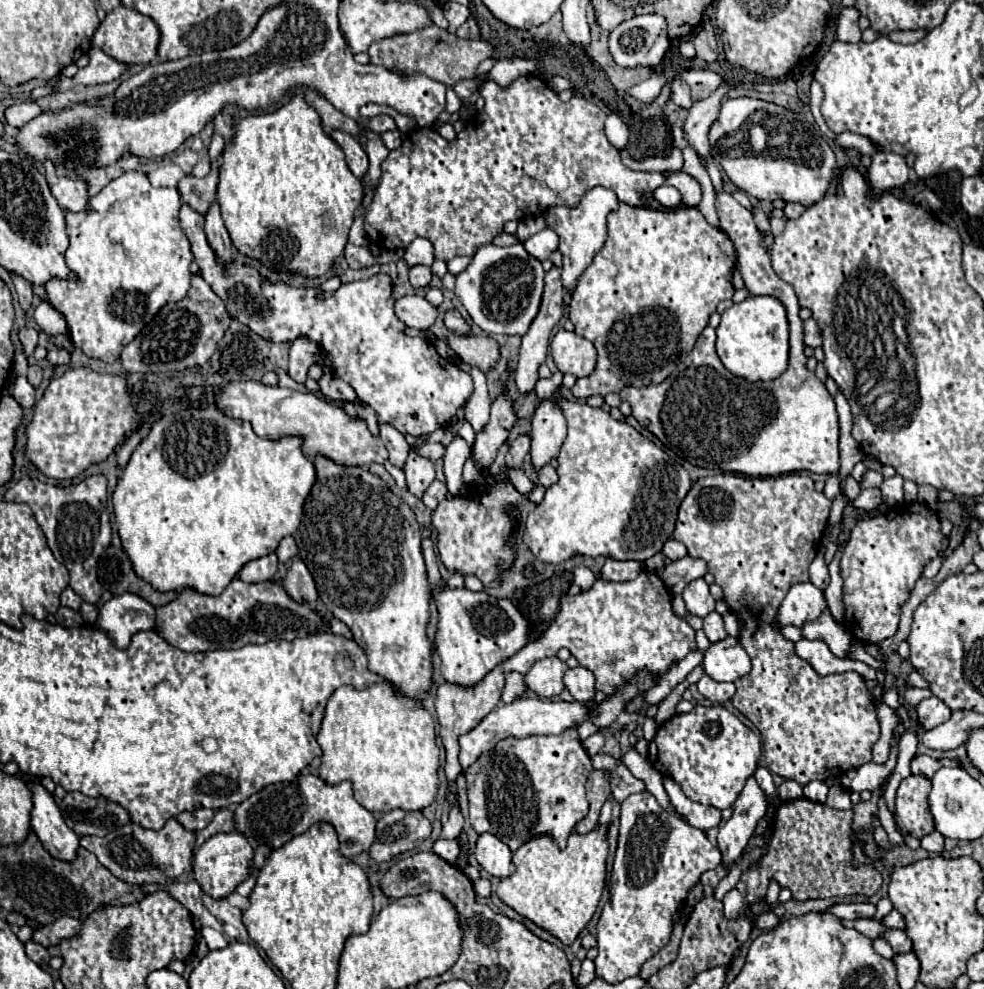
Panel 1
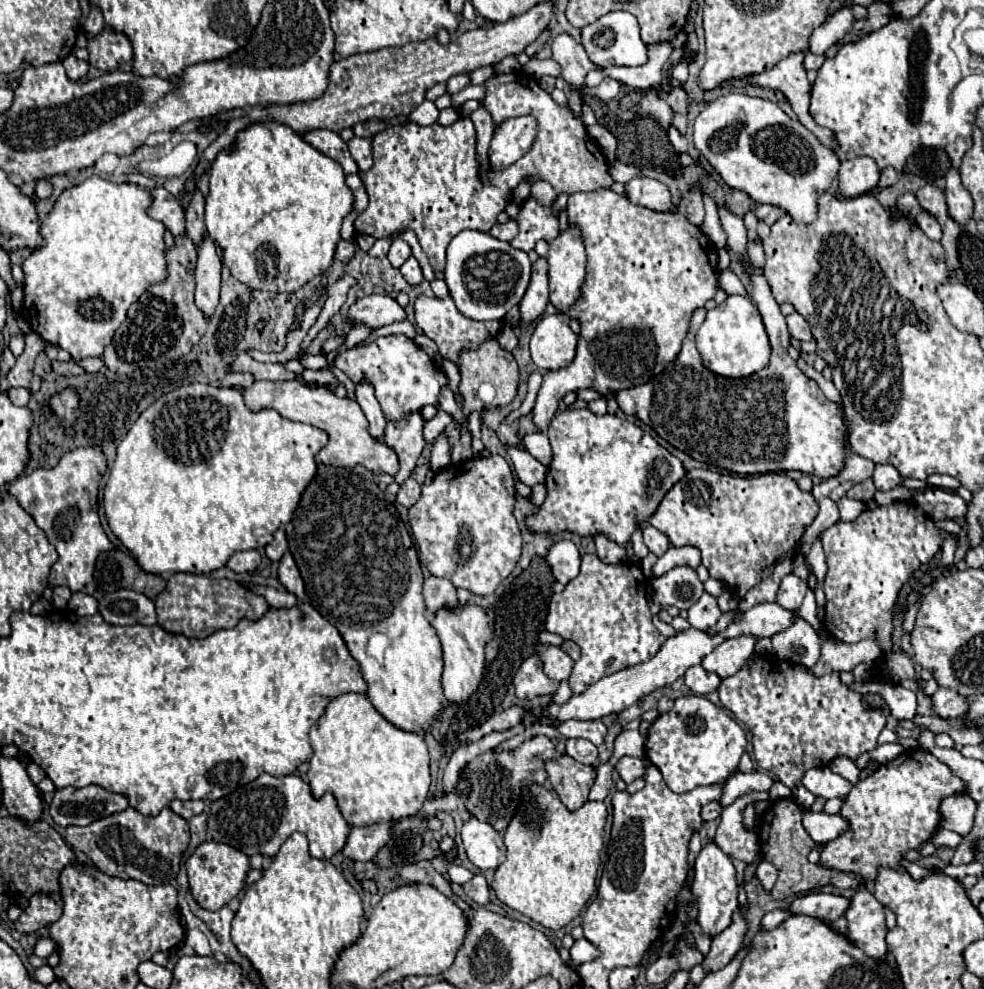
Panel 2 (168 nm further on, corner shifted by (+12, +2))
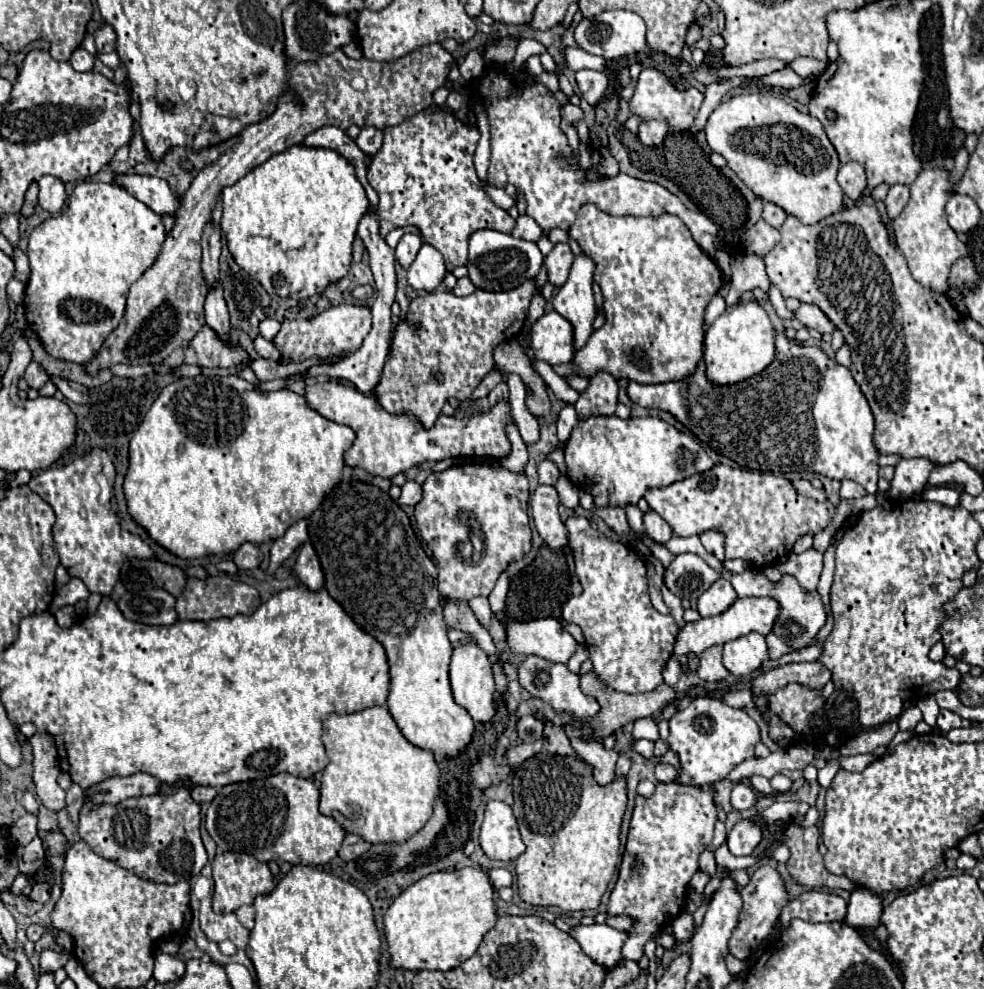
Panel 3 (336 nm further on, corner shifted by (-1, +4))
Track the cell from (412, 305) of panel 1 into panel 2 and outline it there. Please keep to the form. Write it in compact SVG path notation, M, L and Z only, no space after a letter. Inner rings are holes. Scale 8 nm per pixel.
M381 293L381 295L369 295L363 299L357 299L351 305L347 319L353 321L355 325L365 323L365 325L377 329L383 325L405 321L407 313L391 295Z

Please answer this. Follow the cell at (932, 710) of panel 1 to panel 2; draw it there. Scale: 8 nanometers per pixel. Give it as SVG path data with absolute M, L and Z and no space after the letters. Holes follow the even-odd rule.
M937 689L935 695L931 695L931 709L941 719L957 719L967 711L967 701L955 691L949 689Z

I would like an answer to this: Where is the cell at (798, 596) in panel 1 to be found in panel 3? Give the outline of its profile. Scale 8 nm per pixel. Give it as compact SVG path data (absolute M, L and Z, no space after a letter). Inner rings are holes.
M814 547L802 551L802 553L788 553L788 557L784 557L784 561L778 563L778 569L782 573L790 573L794 575L804 591L814 591L822 573L822 557L824 553L816 551Z

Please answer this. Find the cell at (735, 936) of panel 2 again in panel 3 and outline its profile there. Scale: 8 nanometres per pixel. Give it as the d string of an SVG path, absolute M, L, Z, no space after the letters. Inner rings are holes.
M762 865L750 875L750 881L740 891L740 897L742 897L742 911L740 911L736 929L732 931L728 945L730 945L730 953L736 959L748 959L752 955L752 951L772 933L782 907L788 903L788 891L786 891L784 879L780 877L778 871L772 865Z

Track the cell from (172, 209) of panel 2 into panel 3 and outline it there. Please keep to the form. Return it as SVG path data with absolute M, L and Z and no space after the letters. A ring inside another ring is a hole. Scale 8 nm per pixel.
M118 173L114 177L114 185L128 189L128 193L132 193L138 201L148 205L158 215L164 215L164 213L174 215L176 209L180 207L176 195L172 193L170 185L164 179Z

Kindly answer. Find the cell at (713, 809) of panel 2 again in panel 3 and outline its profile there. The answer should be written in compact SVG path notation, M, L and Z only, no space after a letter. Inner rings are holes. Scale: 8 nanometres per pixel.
M738 783L734 789L732 789L732 809L738 809L738 811L742 811L742 809L750 809L750 807L754 807L756 805L756 801L758 801L758 797L756 797L756 791L750 787L750 785L746 785L746 783Z

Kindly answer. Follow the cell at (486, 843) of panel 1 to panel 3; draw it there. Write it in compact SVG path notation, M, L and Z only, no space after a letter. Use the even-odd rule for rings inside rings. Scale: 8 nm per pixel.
M490 801L486 805L486 813L484 813L484 823L480 829L480 845L484 849L484 853L490 859L498 859L498 861L510 861L510 859L518 859L520 853L524 853L524 843L520 839L520 831L518 831L518 823L516 817L512 815L512 807L504 801Z

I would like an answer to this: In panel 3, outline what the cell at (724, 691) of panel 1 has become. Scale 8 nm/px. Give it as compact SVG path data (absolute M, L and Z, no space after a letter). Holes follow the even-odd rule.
M714 645L704 649L704 653L700 655L700 667L696 673L700 675L700 679L708 683L724 681L728 677L728 669L722 665L722 647Z

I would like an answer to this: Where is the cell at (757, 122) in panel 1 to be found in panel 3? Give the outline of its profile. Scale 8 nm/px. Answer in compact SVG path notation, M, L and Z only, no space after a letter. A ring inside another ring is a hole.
M768 93L736 95L710 113L704 133L710 149L720 153L760 199L782 207L804 225L814 225L844 209L844 193L836 181L840 169L836 149L818 119L802 115L784 99Z

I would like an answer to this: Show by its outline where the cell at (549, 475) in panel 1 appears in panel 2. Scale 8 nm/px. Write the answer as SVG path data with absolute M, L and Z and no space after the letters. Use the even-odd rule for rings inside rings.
M507 447L507 453L509 453L511 461L513 461L515 475L517 475L525 485L533 487L533 485L545 481L547 467L541 465L537 459L533 459L527 451L519 451L519 449L511 449L511 447Z

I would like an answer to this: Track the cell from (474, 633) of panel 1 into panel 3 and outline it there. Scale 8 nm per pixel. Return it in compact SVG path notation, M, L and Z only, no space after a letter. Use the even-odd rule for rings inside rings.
M462 641L460 647L454 649L450 663L450 681L456 703L462 705L476 723L488 723L494 717L494 673L490 669L488 655L478 645Z

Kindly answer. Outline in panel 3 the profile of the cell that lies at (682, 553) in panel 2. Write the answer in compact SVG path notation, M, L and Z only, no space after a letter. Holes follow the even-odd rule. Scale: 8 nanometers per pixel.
M710 529L700 533L700 541L706 547L708 553L714 553L716 559L724 561L724 533L720 533L720 529Z

